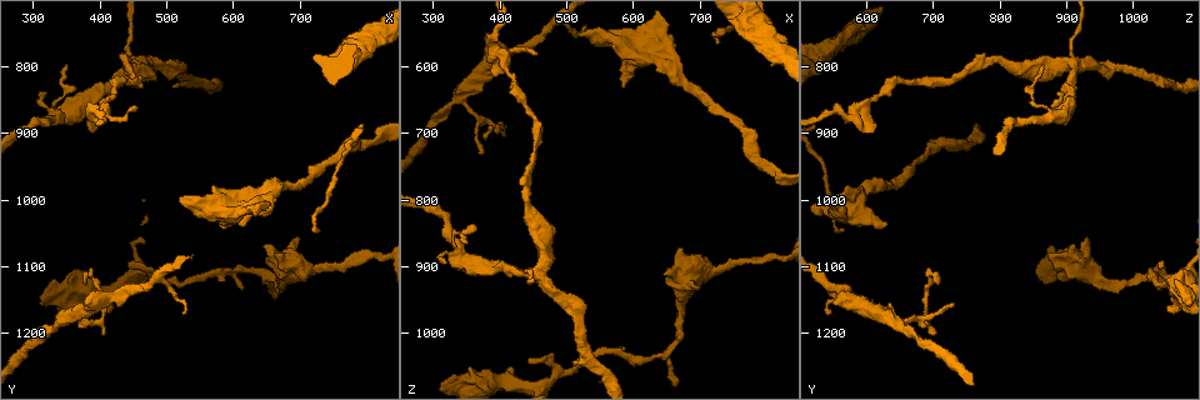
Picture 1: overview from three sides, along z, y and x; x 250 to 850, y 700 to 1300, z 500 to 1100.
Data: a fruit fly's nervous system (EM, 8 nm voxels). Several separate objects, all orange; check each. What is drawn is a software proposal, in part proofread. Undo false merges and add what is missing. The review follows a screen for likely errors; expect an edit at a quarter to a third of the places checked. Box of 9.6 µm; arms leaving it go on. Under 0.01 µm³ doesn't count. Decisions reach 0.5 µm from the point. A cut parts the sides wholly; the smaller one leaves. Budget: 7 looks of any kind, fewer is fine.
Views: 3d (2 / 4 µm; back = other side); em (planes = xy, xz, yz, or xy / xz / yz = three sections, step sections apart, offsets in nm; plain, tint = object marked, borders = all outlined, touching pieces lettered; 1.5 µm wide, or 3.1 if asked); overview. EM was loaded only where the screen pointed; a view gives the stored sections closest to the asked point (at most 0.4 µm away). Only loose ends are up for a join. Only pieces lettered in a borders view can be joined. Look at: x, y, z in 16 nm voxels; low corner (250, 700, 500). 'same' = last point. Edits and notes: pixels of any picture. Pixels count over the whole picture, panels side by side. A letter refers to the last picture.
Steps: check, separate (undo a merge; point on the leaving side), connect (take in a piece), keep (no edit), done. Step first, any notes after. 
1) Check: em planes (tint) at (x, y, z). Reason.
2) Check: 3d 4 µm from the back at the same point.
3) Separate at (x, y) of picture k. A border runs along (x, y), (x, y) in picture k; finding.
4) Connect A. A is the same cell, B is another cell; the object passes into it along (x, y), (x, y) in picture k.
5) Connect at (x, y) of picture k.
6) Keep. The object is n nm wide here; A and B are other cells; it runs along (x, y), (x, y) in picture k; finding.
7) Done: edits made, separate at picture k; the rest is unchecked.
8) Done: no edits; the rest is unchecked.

Check: 3d 2 µm from the back at (500, 1120, 1055). A fork.

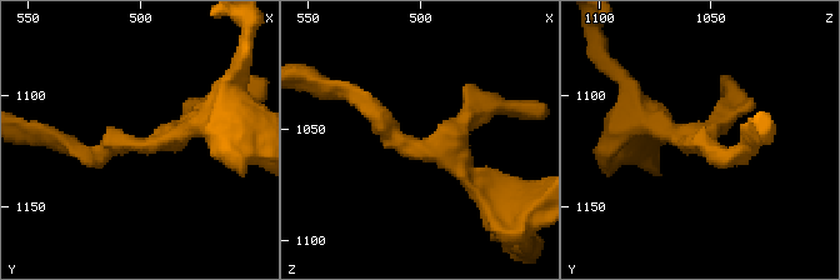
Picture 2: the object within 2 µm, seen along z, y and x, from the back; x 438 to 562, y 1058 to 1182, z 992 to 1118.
Check: em yz step 8 (tint) at (498, 1122, 1057). Need the tissue.

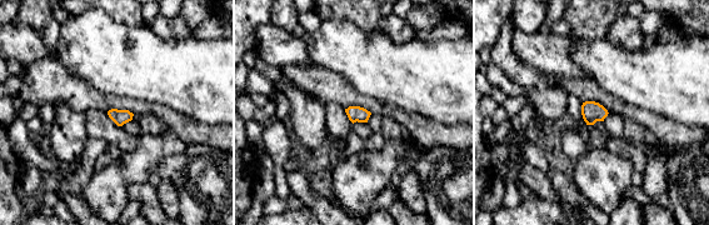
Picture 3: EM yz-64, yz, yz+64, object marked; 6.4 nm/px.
Check: em planes (borders) at the same point. Cut it another way.

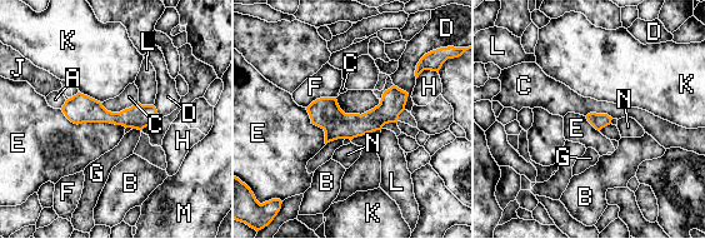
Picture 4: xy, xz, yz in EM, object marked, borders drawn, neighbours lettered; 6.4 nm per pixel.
Keep. The object is 100 nm wide here; A, B, C, D, E, F, G, H, J, K, L, M and N are other cells; it runs along (404, 95), (370, 122), (310, 109) in picture 4; all the same neuron.

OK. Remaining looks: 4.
Check: 3d 2 µm at (585, 1035, 635). Free end.

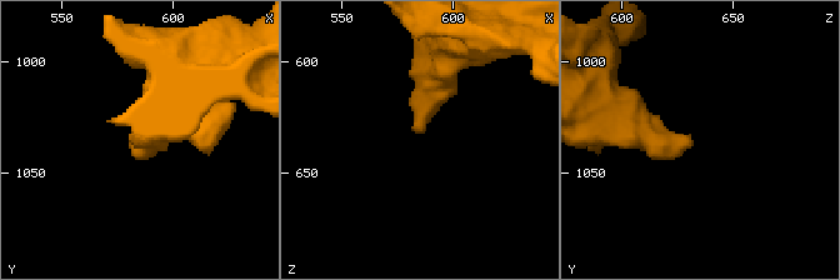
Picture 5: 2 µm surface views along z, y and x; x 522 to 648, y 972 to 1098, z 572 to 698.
Check: em planes (tint) at (585, 1035, 630).

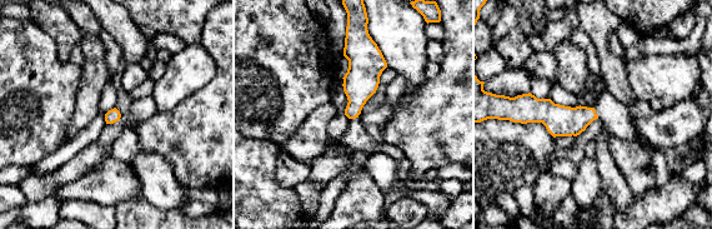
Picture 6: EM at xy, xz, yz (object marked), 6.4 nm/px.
Check: em planes (borders) at the same point.

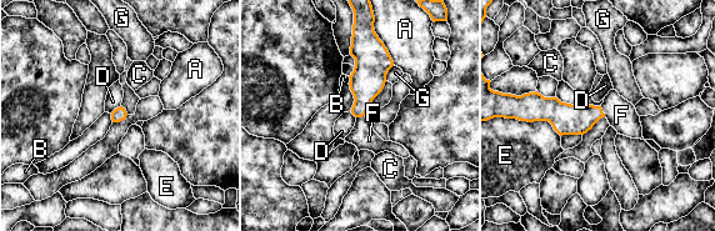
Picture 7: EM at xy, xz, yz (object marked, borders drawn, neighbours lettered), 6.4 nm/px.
Connect F. F is the same cell, A, B, C, D, E and G are other cells; the object passes into it along (566, 119), (601, 111), (621, 115) in picture 7; the neuron continues.

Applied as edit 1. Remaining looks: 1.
Done: edits made, connect at picture 7; the rest is unchecked.

